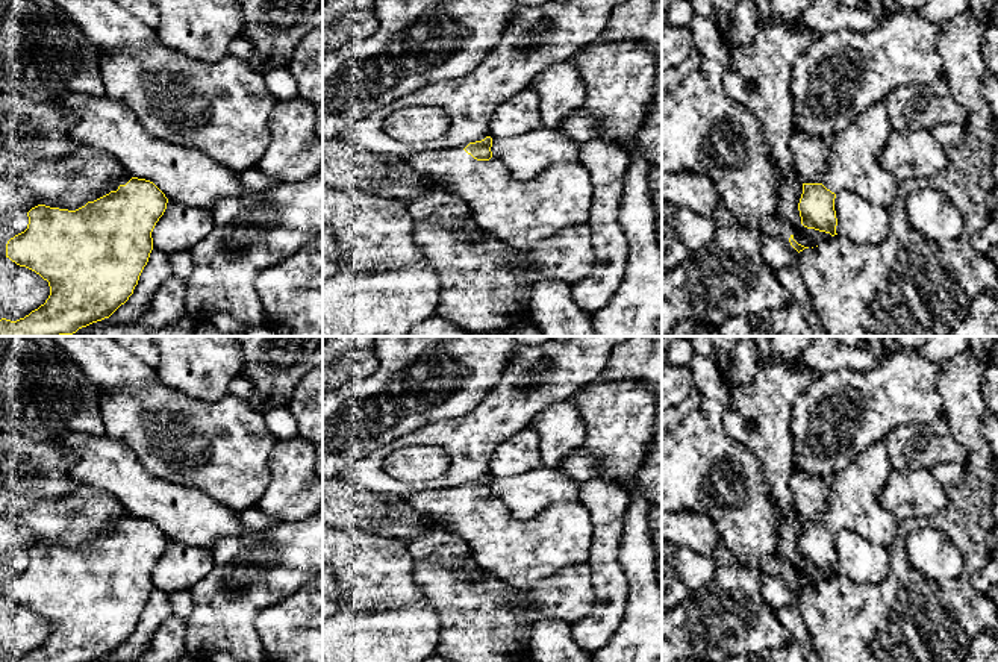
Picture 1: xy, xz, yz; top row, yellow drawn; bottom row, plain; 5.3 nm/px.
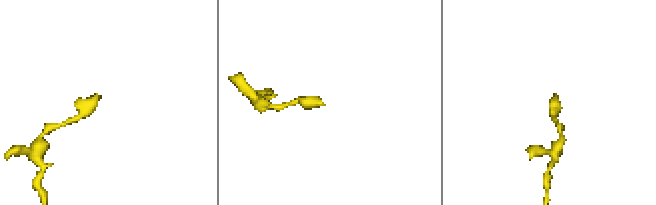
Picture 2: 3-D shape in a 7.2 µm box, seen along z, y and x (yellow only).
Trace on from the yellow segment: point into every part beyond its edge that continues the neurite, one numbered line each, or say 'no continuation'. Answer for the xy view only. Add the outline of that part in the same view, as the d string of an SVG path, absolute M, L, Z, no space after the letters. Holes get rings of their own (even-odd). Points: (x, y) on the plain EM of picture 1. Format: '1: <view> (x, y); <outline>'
no continuation

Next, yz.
1: yz (851, 494); M877 441L844 470L824 477L822 492L828 506L822 524L856 532L872 544L889 547L900 520L878 503L877 495L892 470L884 444Z

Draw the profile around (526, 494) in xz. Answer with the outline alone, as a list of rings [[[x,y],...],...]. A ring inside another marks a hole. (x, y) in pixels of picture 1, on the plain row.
[[[547,465],[518,476],[492,477],[491,491],[516,520],[530,520],[554,503],[580,501],[580,483]]]

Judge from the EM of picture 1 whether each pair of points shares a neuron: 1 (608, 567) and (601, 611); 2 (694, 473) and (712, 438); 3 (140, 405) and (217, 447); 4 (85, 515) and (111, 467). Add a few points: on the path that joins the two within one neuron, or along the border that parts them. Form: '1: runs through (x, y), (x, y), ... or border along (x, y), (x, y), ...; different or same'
1: runs through (609, 579), (614, 603); same
2: runs through (697, 464), (697, 455), (703, 447); same
3: runs through (159, 424), (174, 437), (197, 444); same
4: border along (76, 480), (105, 488), (127, 509); different

